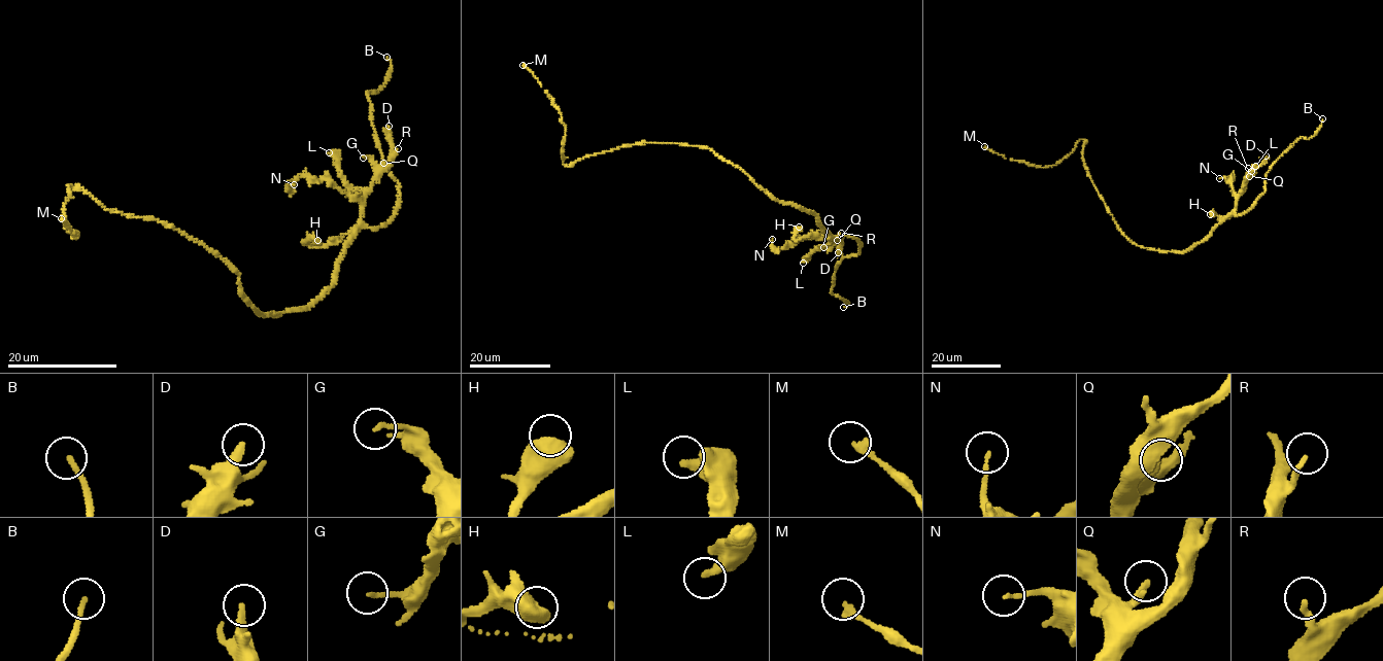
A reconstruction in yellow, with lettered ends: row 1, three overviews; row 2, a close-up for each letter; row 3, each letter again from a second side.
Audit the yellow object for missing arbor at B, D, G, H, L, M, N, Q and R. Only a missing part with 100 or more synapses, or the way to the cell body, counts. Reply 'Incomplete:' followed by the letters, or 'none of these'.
Incomplete: B

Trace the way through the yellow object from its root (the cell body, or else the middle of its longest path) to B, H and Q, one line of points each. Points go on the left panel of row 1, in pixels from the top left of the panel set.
B: (258, 313), (310, 307), (329, 291), (357, 231), (389, 222), (398, 184), (367, 95), (385, 81), (386, 57)
H: (258, 313), (276, 314), (304, 309), (327, 293), (355, 232), (330, 240), (327, 245), (303, 243), (317, 240)
Q: (258, 313), (276, 314), (304, 309), (327, 293), (339, 257), (360, 220), (361, 200), (383, 163)

